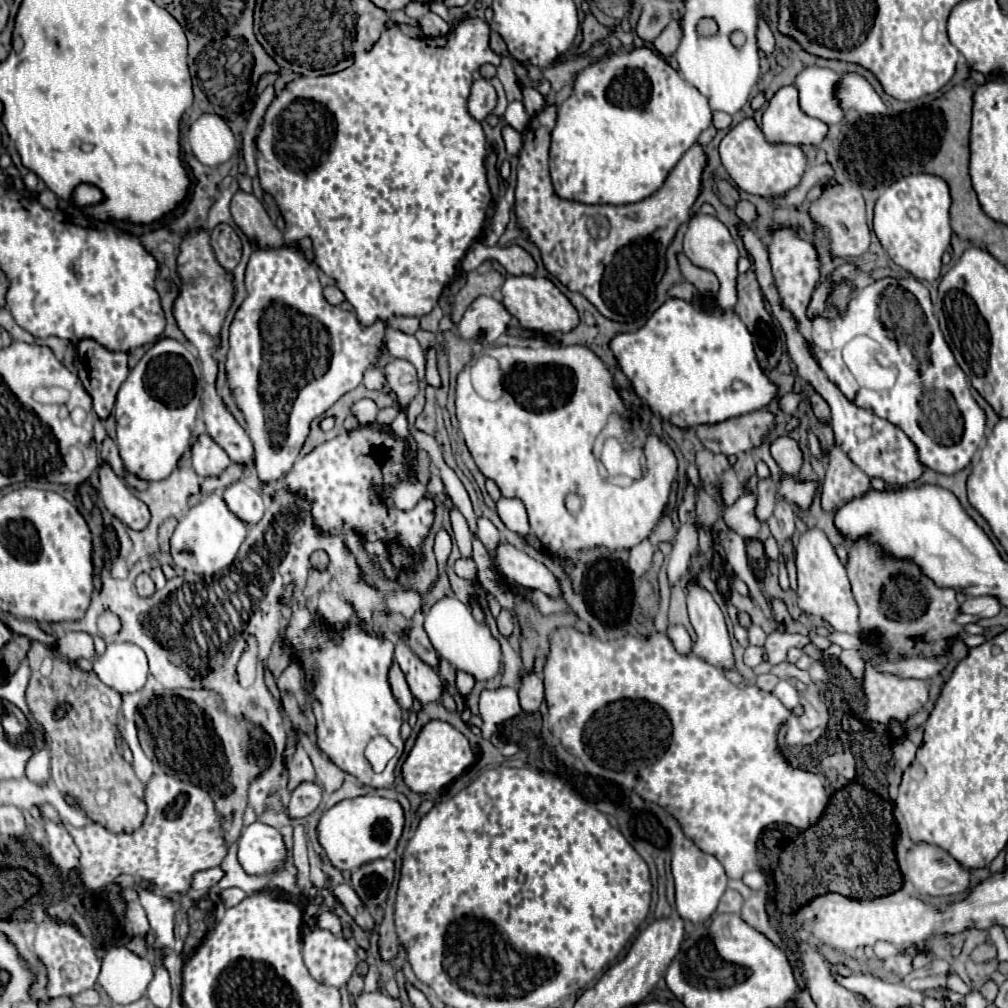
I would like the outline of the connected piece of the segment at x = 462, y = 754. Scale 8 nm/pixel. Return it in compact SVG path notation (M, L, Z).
M429 721L421 729L413 749L409 751L409 755L403 763L403 781L411 791L417 791L422 795L438 795L438 799L440 799L442 790L451 781L457 779L473 761L475 761L473 749L461 731L457 731L453 725L443 723L443 721Z

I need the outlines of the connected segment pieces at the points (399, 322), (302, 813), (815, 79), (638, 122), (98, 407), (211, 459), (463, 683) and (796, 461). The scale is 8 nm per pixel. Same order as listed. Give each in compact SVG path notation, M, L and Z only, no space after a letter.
M395 317L391 325L407 335L415 335L419 331L419 319L417 317Z
M305 781L301 783L293 793L291 793L291 801L287 805L289 817L299 819L299 817L307 817L309 813L313 813L319 803L323 799L323 789L313 783L313 781Z
M805 67L795 79L801 111L827 125L839 123L843 119L843 111L837 107L833 97L833 85L837 81L839 75L827 67Z
M633 47L627 53L613 53L581 69L573 79L573 93L557 111L557 125L551 135L551 179L555 193L569 201L587 205L627 205L651 197L683 153L697 143L701 131L711 125L709 99L689 85L657 51Z
M81 339L77 343L77 353L89 367L87 377L79 379L93 399L93 411L99 419L105 421L113 411L119 385L129 373L129 355L123 351L109 351L93 339Z
M201 433L193 441L191 461L193 461L193 469L197 471L199 477L219 475L231 465L231 459L227 457L227 453L207 433Z
M457 671L457 689L461 691L461 695L467 695L475 685L475 679L473 675L465 673L465 671Z
M779 437L771 443L771 455L777 461L777 465L783 469L783 473L797 477L803 467L803 451L799 449L799 443L791 437Z

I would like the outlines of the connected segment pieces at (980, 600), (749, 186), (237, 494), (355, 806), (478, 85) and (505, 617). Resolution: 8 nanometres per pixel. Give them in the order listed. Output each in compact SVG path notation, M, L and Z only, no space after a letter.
M993 595L969 597L965 603L961 603L961 613L969 613L977 617L995 617L999 611L1001 611L1001 603Z
M743 119L737 127L733 127L719 145L721 163L737 183L739 189L759 195L765 199L783 197L791 189L801 183L801 177L807 167L807 157L797 145L769 145L753 119Z
M243 479L229 485L223 493L223 499L229 505L229 509L245 523L255 523L263 517L265 507L259 491Z
M361 795L343 799L327 809L317 825L319 843L327 853L327 859L341 871L355 871L363 863L387 857L395 851L405 827L405 813L399 801L381 795Z
M483 77L477 79L471 87L471 95L469 95L469 101L467 101L469 113L477 121L483 121L489 113L493 113L495 105L497 105L497 93L495 93L493 85Z
M501 609L499 617L497 617L497 627L499 627L499 633L501 633L503 637L513 635L513 631L515 631L515 617L513 617L513 611Z

